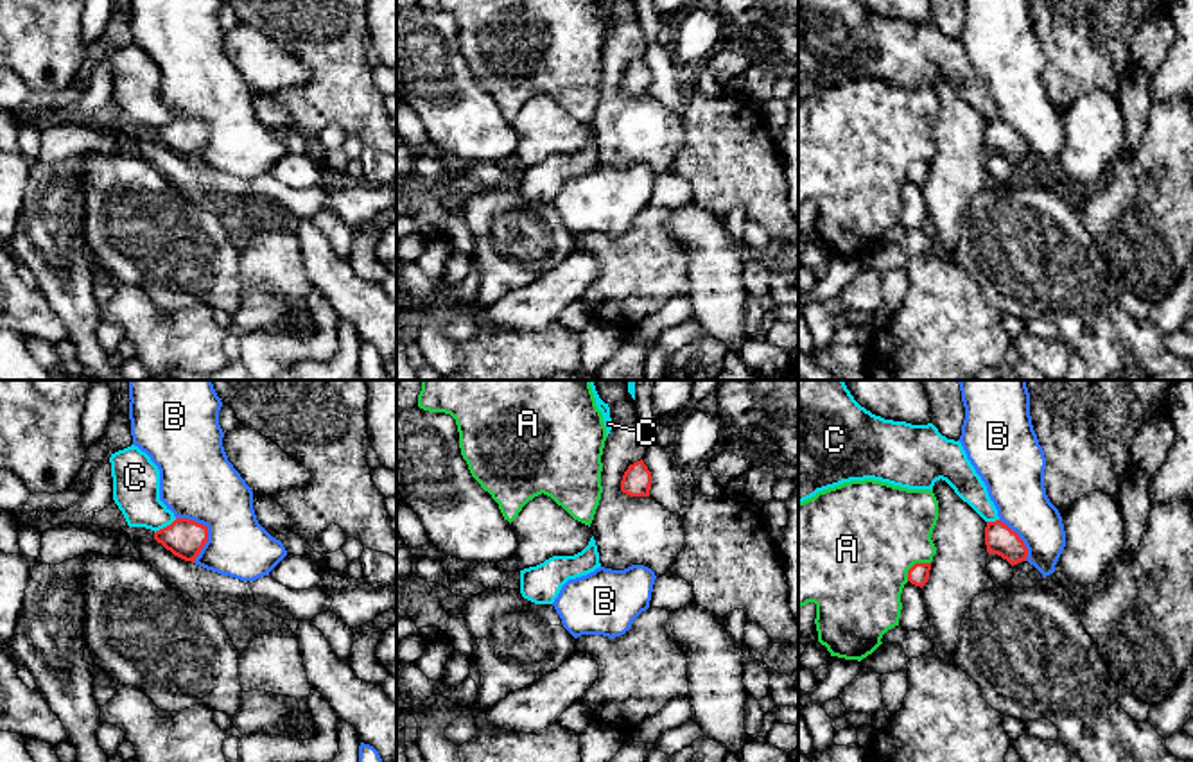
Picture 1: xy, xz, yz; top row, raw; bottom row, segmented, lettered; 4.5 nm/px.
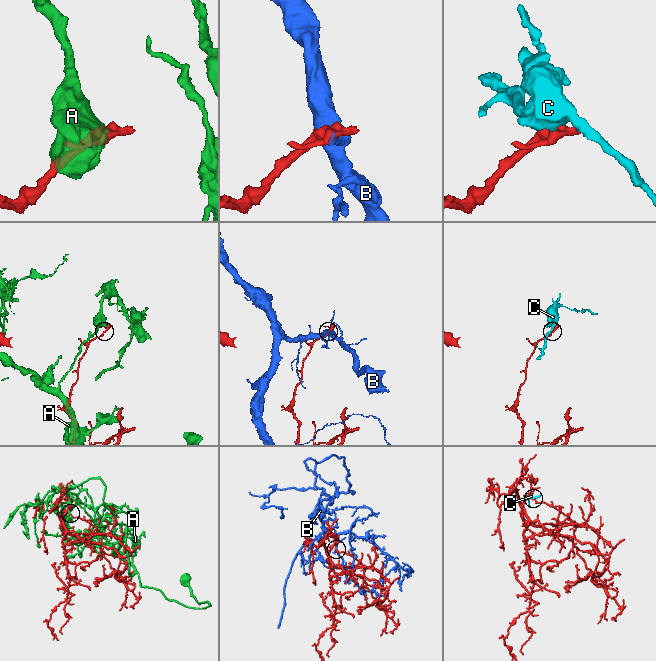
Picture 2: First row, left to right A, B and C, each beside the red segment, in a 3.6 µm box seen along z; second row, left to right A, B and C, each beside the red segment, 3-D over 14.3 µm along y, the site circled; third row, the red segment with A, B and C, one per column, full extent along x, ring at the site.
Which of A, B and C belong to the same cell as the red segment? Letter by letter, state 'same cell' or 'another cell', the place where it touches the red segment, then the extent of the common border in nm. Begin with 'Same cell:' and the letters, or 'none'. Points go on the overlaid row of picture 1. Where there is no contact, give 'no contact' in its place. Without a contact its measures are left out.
Same cell: none
A: another cell; contact yz (914, 565); length 140 nm
B: another cell; contact xy (207, 529); length 220 nm
C: another cell; contact xy (167, 526); length 120 nm

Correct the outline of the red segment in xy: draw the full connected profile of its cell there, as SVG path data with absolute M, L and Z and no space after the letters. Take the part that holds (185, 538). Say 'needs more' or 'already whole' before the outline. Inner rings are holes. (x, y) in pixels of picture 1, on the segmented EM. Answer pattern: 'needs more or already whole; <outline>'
already whole; M176 518L154 533L154 540L185 561L196 561L208 541L208 527L188 518Z

